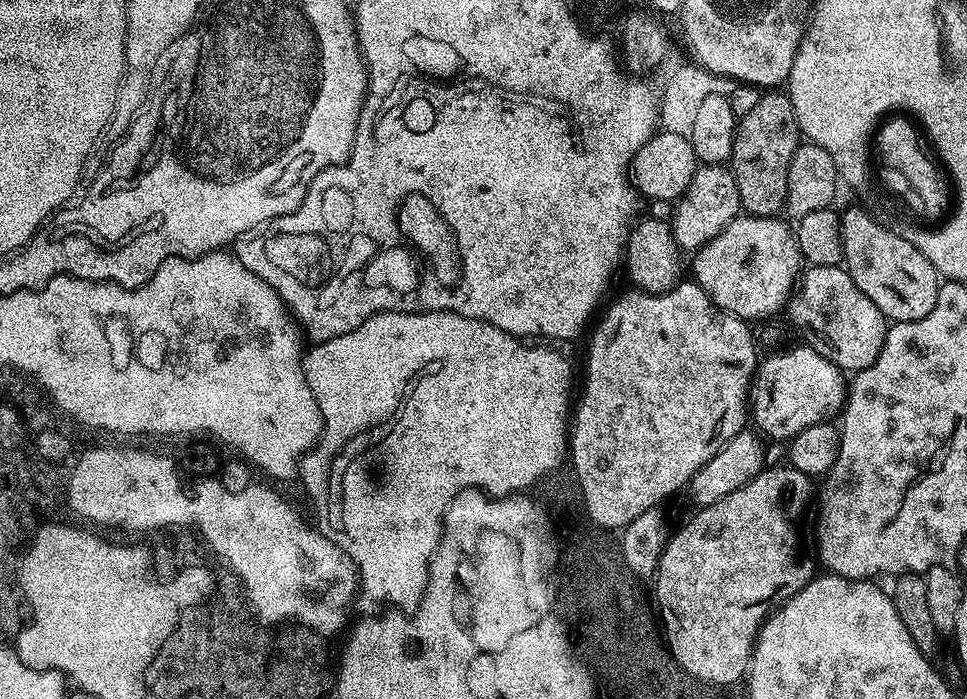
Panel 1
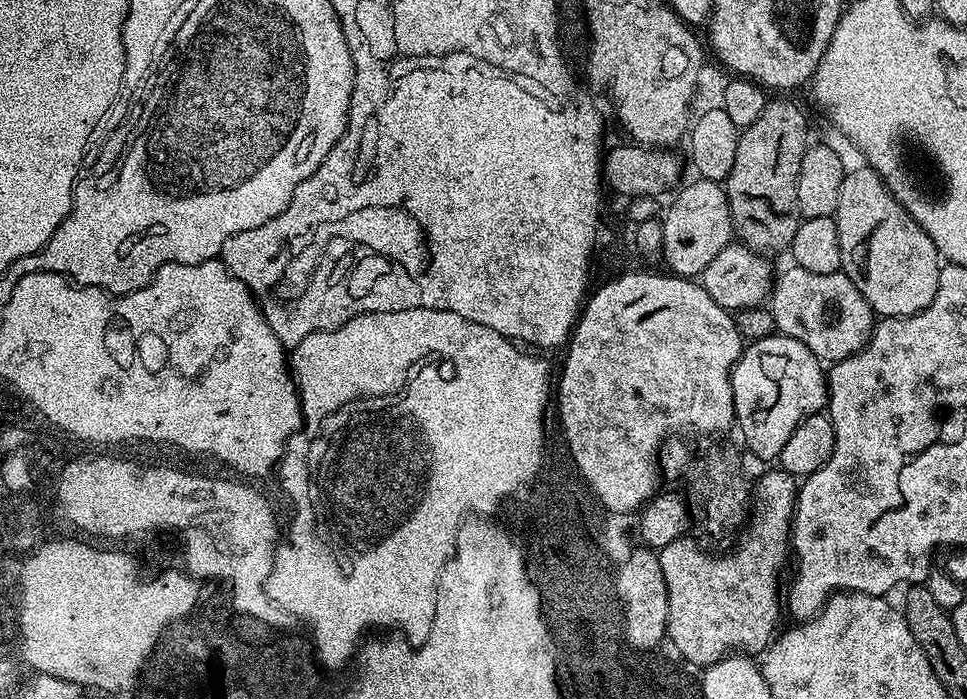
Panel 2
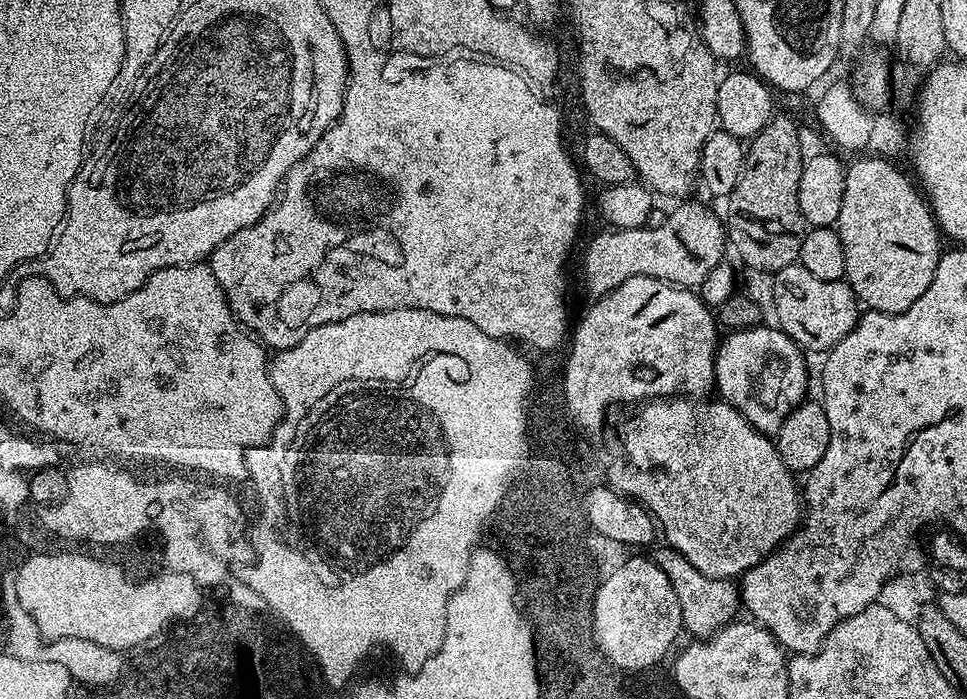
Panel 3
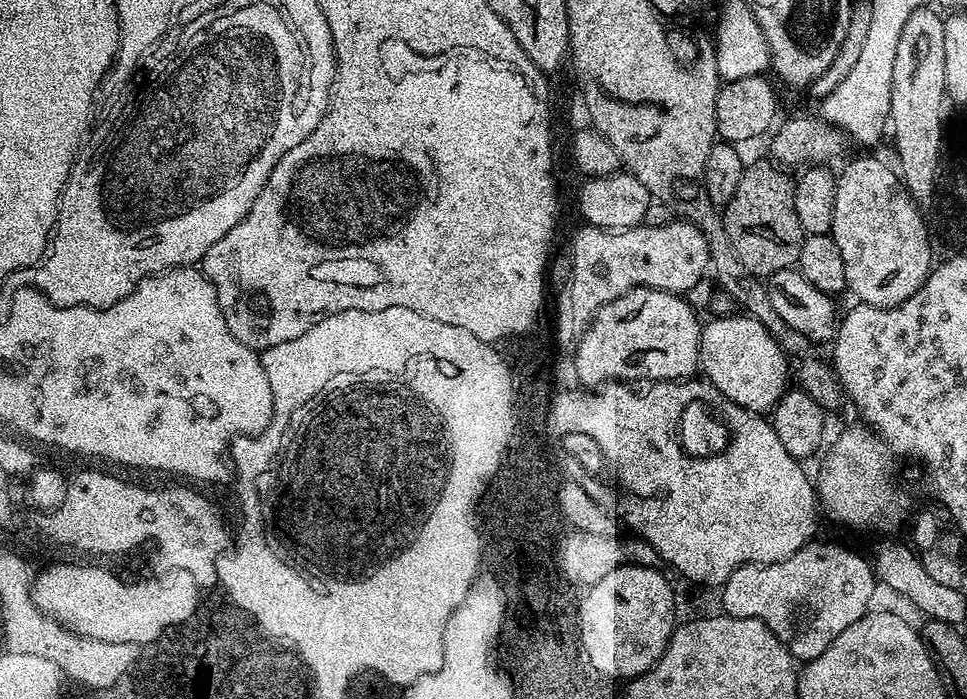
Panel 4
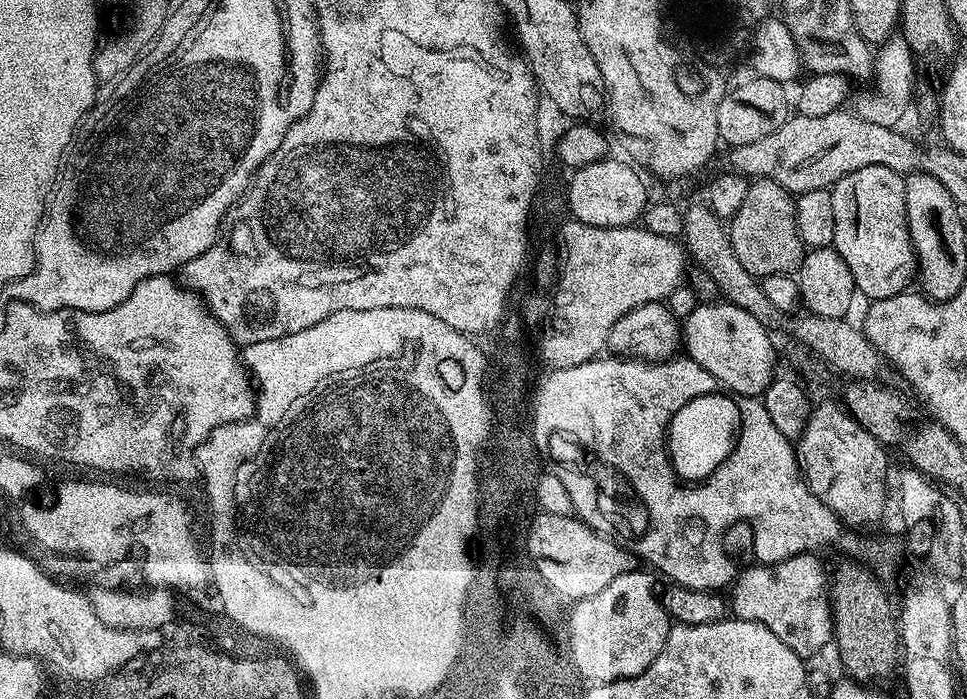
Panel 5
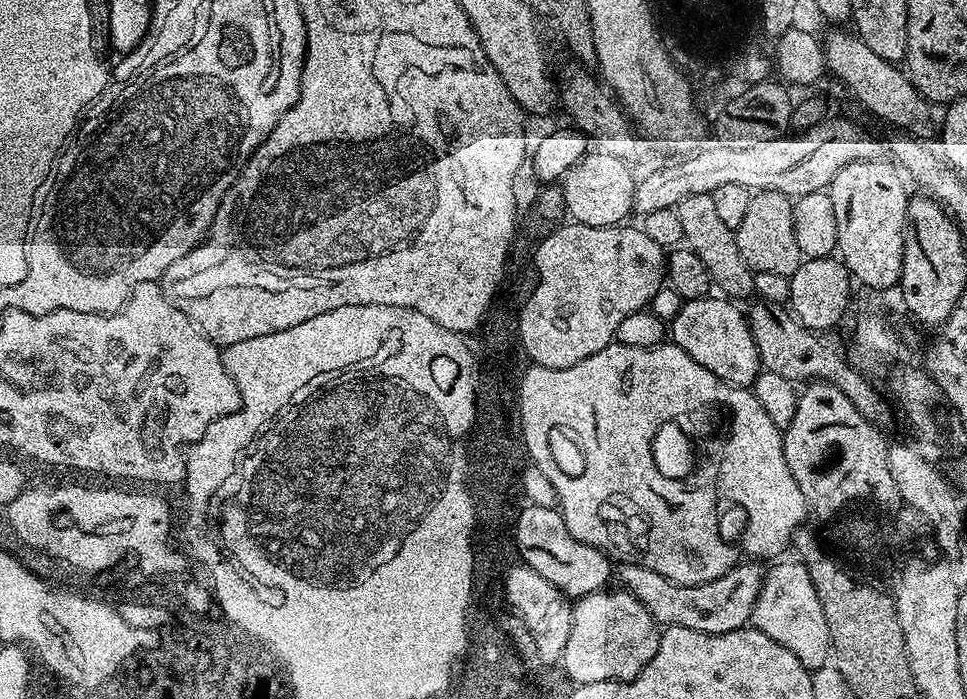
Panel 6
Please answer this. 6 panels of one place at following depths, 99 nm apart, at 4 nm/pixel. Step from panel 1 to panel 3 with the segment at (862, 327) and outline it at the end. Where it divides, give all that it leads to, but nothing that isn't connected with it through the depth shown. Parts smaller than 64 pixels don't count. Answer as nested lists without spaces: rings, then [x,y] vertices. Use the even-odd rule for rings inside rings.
[[[799,262],[778,270],[771,277],[772,308],[776,311],[775,323],[781,332],[796,341],[801,349],[809,353],[827,353],[850,330],[854,330],[862,315],[861,305],[852,293],[852,287],[844,280],[823,280],[810,274]]]

